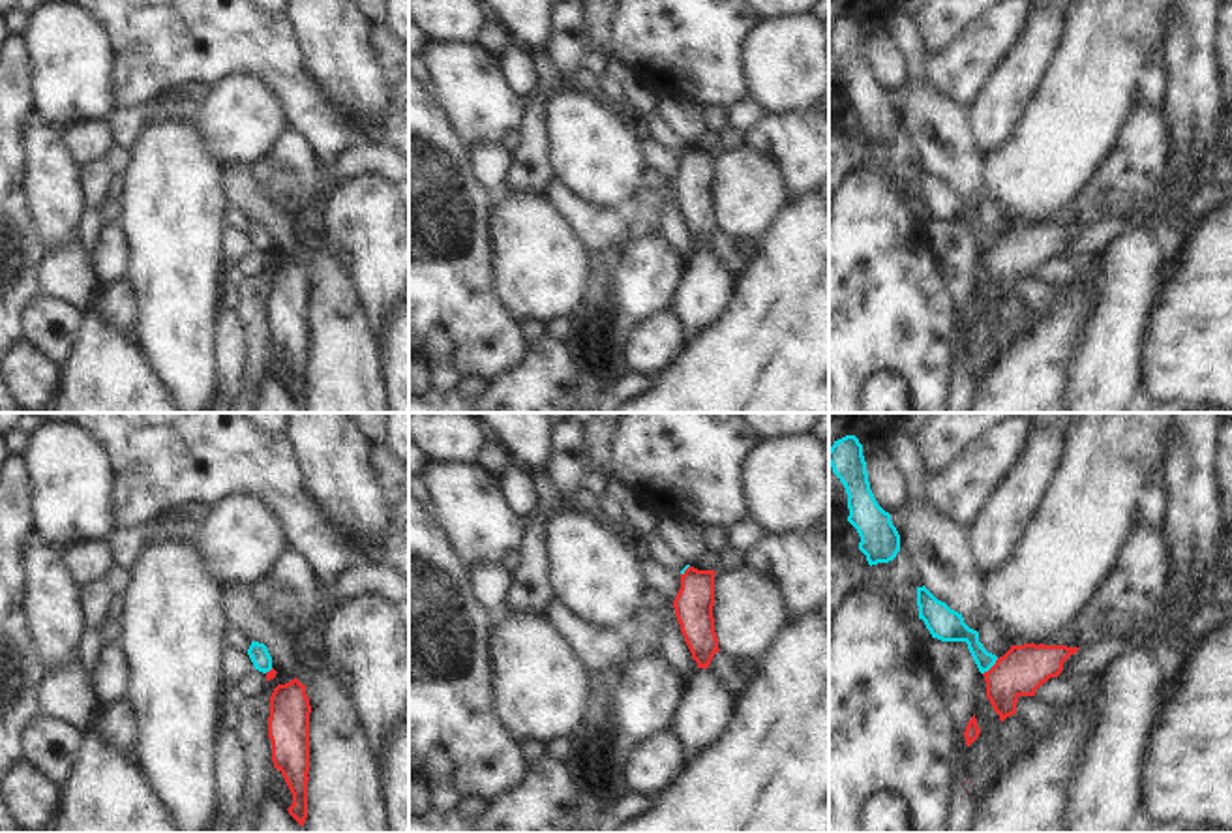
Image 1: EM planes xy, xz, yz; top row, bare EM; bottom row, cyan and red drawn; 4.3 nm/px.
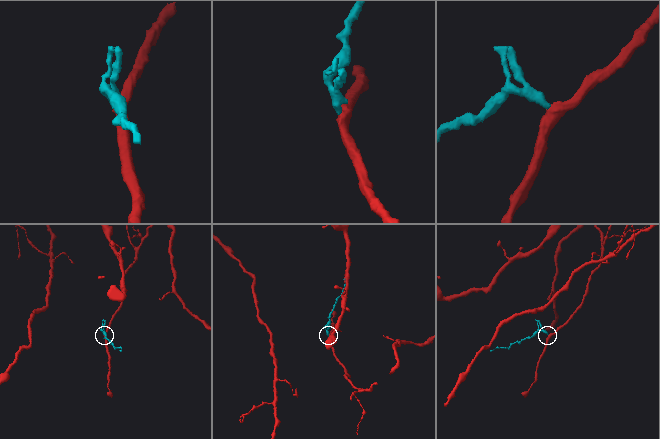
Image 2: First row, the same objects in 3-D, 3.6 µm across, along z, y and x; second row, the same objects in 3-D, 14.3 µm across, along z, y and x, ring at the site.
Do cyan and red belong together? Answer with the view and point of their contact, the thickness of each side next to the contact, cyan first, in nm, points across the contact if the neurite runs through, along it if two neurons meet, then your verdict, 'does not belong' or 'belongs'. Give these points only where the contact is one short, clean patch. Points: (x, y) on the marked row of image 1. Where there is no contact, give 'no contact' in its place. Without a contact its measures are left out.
contact yz (991, 666); calibres 130 and 200 nm; border yz (998, 659), (983, 674); does not belong

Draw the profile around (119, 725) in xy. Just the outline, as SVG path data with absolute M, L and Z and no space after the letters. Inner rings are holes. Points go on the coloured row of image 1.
M126 698L111 705L101 705L94 728L124 754L133 754L137 749L139 720L133 705Z

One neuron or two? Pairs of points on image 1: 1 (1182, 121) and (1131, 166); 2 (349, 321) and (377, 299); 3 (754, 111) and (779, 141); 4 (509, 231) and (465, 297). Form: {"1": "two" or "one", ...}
{"1": "two", "2": "two", "3": "two", "4": "two"}

